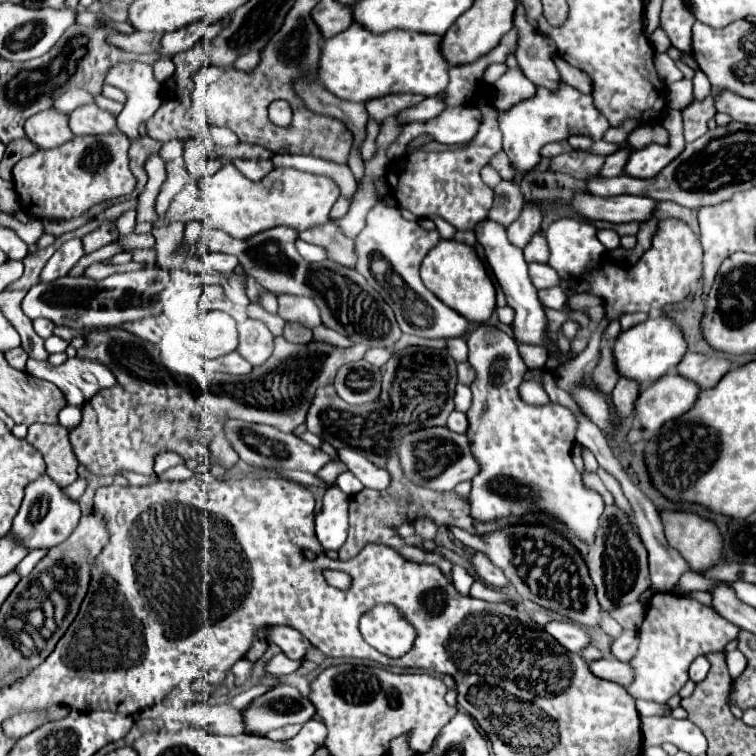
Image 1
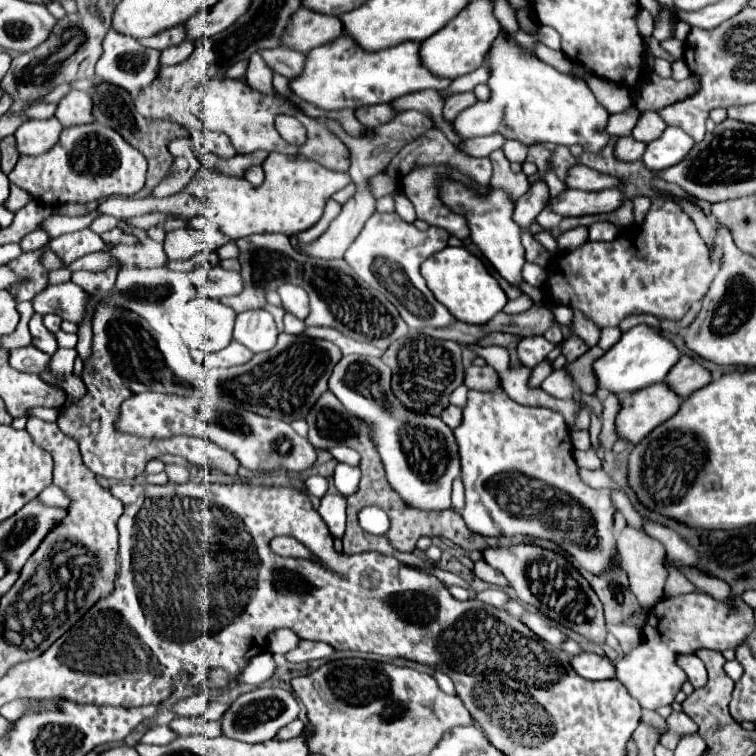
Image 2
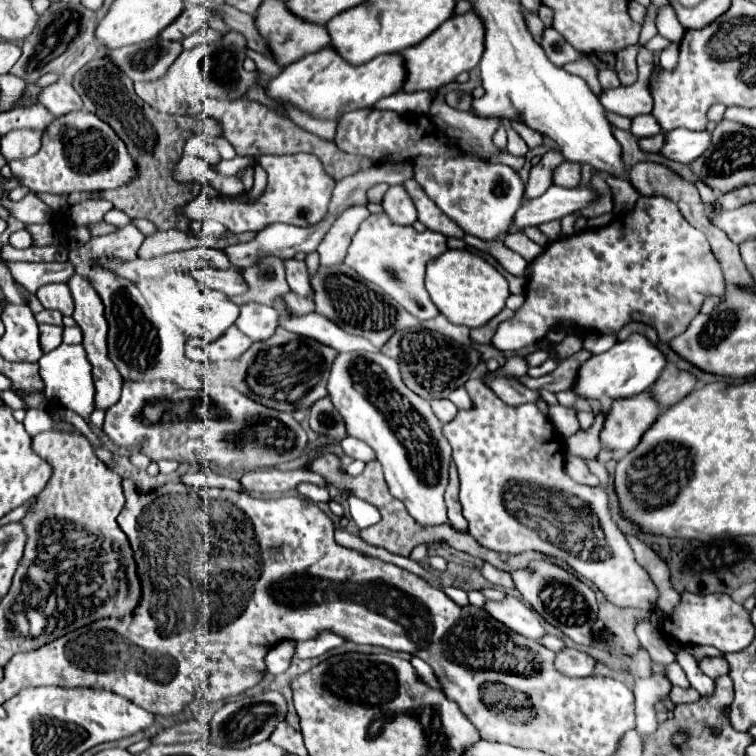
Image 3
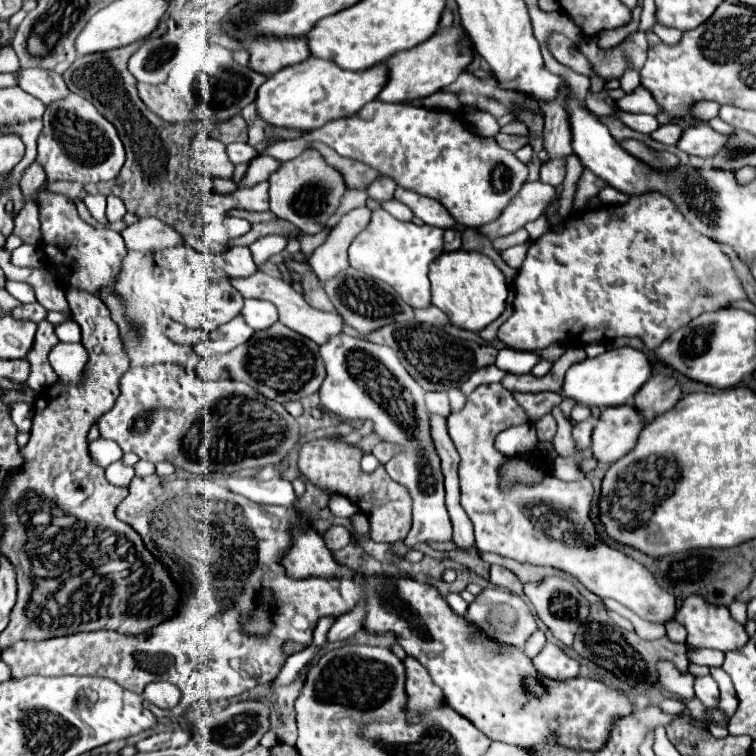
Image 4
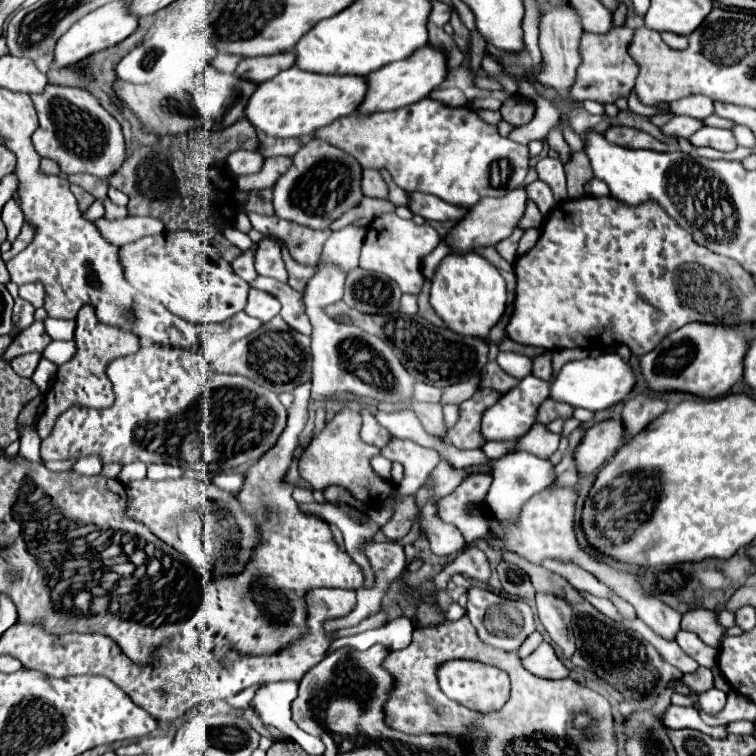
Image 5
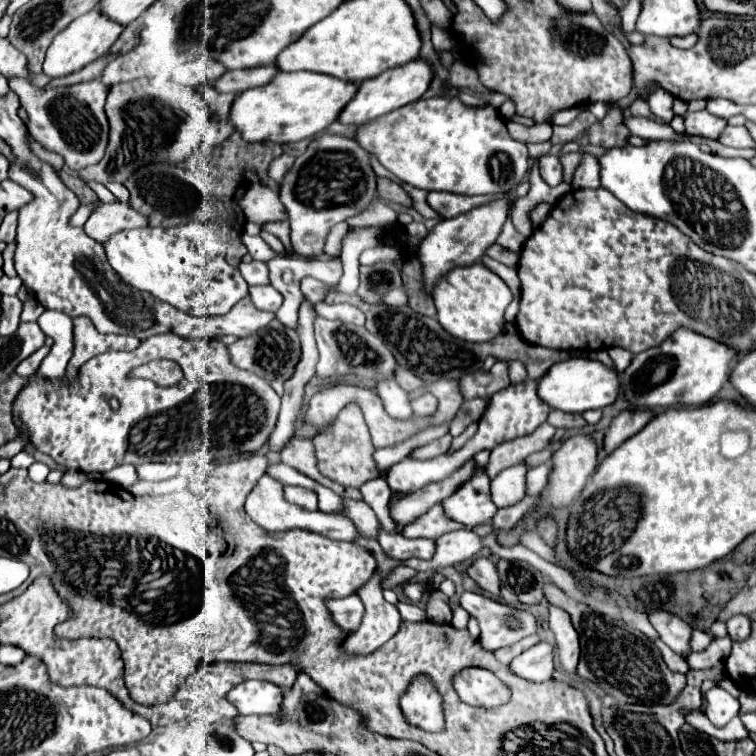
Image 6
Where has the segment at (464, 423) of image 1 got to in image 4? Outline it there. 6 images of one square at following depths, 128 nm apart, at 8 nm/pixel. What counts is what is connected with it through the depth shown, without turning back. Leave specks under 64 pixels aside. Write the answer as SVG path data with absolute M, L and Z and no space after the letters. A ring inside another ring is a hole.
M428 392L426 394L426 406L432 414L440 414L444 418L450 414L448 394L444 394L444 392Z

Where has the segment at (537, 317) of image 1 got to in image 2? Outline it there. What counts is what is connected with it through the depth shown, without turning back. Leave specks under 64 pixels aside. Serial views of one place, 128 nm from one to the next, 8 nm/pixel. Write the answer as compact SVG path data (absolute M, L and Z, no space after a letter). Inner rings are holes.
M444 180L442 190L440 190L440 198L444 200L444 204L448 208L452 208L458 214L464 214L468 218L468 226L470 226L470 238L472 242L480 248L480 252L488 258L488 262L496 268L496 272L512 286L522 288L522 266L526 264L524 258L524 246L520 242L520 234L522 230L516 226L516 222L512 220L512 212L514 212L514 202L508 198L506 192L500 190L490 190L488 196L476 196L472 190L468 190L462 184L456 184L452 180Z

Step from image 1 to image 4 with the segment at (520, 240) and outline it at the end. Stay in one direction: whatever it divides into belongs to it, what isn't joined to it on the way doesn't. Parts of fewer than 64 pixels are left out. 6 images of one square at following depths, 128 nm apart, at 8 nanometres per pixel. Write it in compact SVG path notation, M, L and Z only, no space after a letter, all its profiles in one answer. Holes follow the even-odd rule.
M540 104L544 112L544 150L548 152L548 160L566 158L572 154L572 134L568 126L568 114L564 112L562 104Z

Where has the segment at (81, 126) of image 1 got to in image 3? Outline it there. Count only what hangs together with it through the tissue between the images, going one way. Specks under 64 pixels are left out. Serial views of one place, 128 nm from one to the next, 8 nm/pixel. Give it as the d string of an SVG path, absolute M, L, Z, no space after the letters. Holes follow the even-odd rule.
M56 82L46 88L42 88L40 102L54 114L54 116L64 116L64 112L72 110L82 110L82 98L80 94L72 88L68 82Z

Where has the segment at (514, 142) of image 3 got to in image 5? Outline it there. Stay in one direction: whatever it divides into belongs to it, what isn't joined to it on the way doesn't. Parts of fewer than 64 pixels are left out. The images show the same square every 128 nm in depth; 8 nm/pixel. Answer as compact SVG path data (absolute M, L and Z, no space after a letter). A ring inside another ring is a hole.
M508 98L508 100L504 100L504 106L500 108L500 112L508 124L518 128L518 126L524 126L532 120L534 106L530 102L516 102L514 98Z

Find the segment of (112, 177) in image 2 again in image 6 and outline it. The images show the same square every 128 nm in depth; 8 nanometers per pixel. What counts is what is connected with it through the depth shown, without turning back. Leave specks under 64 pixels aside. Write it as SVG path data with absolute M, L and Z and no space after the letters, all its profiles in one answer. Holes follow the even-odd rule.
M14 78L10 80L10 88L18 94L22 106L26 108L32 138L42 148L60 154L70 170L78 172L104 158L108 146L108 116L104 112L108 86L100 80L80 82L66 88L38 88L24 78Z

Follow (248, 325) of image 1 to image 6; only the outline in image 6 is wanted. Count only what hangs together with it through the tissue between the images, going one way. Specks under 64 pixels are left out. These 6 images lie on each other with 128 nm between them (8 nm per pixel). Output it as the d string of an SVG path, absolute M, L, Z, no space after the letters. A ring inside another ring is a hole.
M270 284L252 286L250 288L250 300L258 310L266 310L266 312L276 312L282 306L280 292L276 292Z

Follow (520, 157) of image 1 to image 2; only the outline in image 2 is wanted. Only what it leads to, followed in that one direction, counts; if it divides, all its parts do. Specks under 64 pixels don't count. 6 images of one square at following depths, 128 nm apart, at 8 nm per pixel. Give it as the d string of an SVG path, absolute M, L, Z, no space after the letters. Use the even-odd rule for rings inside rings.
M500 32L492 44L488 56L492 70L488 86L492 90L492 98L476 102L452 120L452 128L460 138L498 132L506 140L520 140L526 148L552 142L560 146L580 144L586 152L600 152L606 146L610 140L606 134L610 114L602 104L598 104L584 80L576 80L574 76L550 68L534 54L520 50L504 32Z

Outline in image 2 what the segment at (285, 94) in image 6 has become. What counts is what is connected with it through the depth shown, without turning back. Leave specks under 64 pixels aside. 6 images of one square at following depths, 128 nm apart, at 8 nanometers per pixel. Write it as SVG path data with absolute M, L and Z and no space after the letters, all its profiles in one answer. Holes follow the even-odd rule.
M346 34L314 48L312 52L308 52L306 56L306 66L304 72L290 82L294 94L298 94L300 98L308 100L310 104L322 108L322 110L342 110L342 108L362 108L362 106L372 106L372 104L388 104L404 94L410 92L418 92L418 90L444 90L450 86L452 80L442 78L432 74L420 60L420 44L396 44L396 48L384 48L380 52L364 52L364 48L360 48L352 38L348 38Z

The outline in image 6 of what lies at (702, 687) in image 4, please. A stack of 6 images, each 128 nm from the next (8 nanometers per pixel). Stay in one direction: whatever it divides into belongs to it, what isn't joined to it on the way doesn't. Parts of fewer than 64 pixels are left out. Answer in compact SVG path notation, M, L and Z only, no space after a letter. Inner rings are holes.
M714 686L706 692L706 716L708 720L714 724L714 726L724 726L728 724L734 716L738 716L738 710L740 710L740 704L734 696L730 696L726 690Z

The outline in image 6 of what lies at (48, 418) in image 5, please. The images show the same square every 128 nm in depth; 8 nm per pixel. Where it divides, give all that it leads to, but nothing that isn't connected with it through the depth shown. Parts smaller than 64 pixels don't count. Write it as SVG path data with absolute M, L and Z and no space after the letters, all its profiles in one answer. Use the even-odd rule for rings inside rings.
M86 316L74 318L74 354L66 366L66 382L78 378L80 366L92 356L98 356L108 350L134 350L140 344L134 336L120 334L100 334Z

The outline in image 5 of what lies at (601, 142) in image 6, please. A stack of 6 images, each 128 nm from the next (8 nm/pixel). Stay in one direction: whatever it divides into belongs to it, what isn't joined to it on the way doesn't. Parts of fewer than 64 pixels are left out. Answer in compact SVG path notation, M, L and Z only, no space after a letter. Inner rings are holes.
M608 128L604 132L608 142L614 142L624 148L634 148L634 150L654 150L654 152L666 152L668 146L654 140L650 134L634 130L634 128Z

